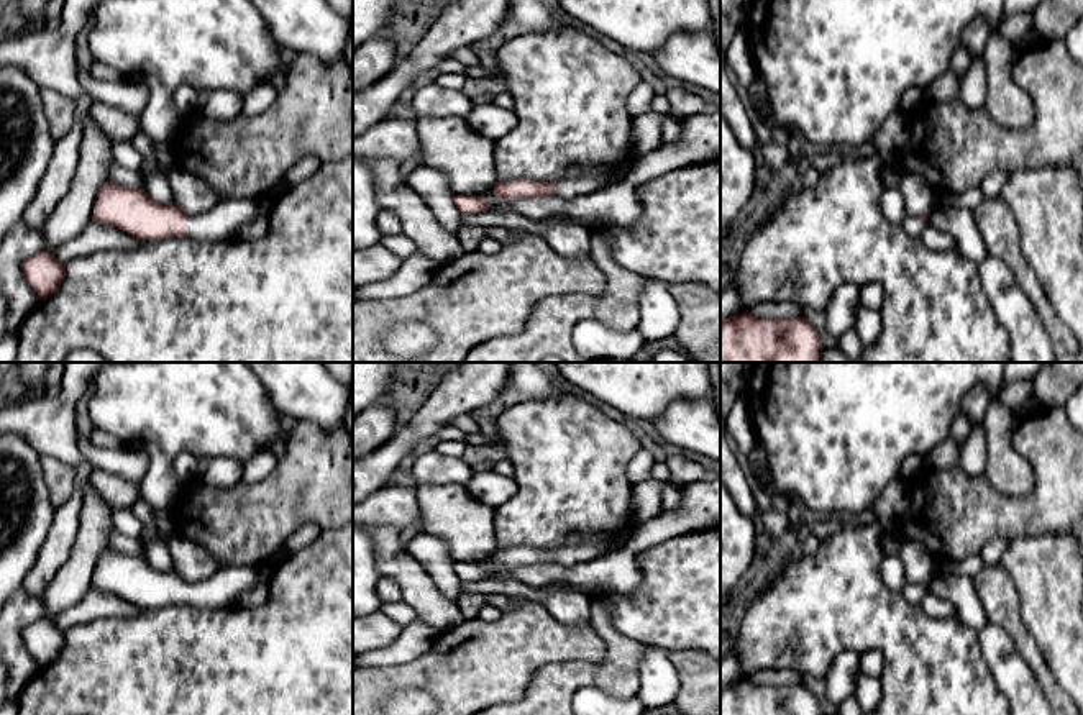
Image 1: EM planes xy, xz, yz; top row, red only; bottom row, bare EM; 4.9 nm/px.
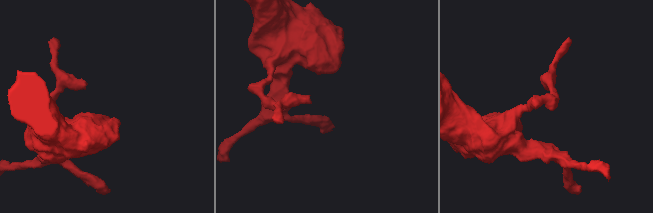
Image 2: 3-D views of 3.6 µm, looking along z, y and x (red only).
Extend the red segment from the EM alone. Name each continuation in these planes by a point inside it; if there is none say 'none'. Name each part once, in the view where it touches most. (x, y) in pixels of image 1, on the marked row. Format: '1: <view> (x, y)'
1: xy (222, 222)

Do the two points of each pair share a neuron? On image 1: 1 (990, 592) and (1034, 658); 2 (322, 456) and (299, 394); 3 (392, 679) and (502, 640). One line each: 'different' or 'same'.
1: same
2: different
3: same

